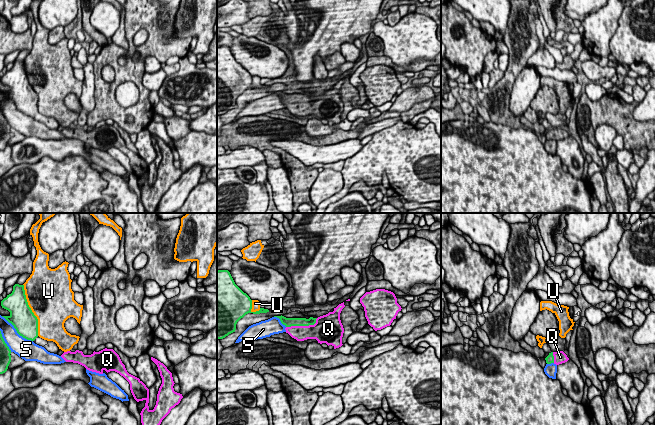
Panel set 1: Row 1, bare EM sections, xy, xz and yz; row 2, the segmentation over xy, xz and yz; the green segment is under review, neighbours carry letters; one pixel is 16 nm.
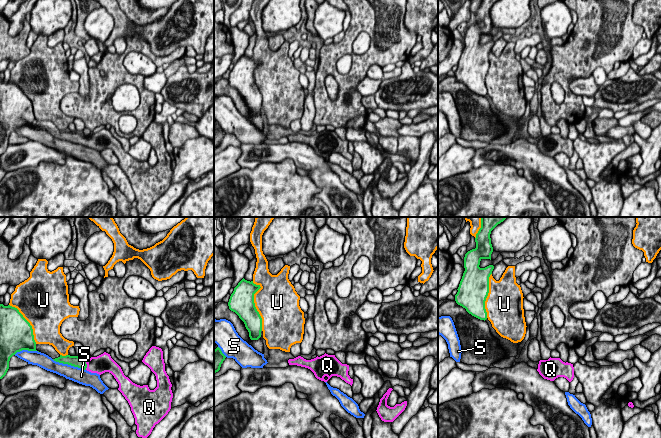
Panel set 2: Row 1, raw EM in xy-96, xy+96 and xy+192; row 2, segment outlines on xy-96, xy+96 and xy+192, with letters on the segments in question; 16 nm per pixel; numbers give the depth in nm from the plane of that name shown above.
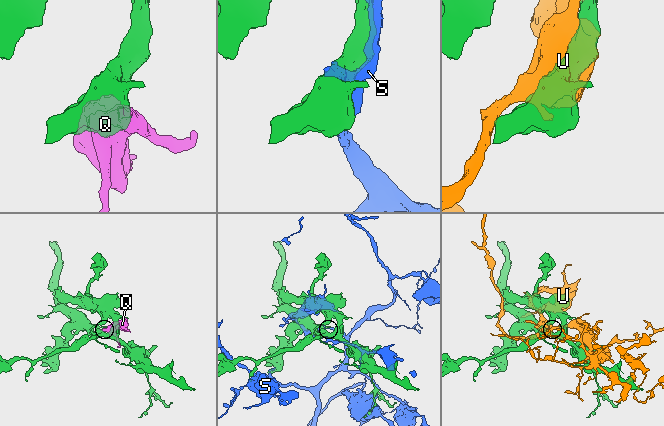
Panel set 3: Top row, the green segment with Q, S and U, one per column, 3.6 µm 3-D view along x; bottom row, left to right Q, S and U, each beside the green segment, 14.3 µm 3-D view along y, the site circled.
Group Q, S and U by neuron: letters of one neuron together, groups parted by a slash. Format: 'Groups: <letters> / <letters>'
Groups: Q / S / U

